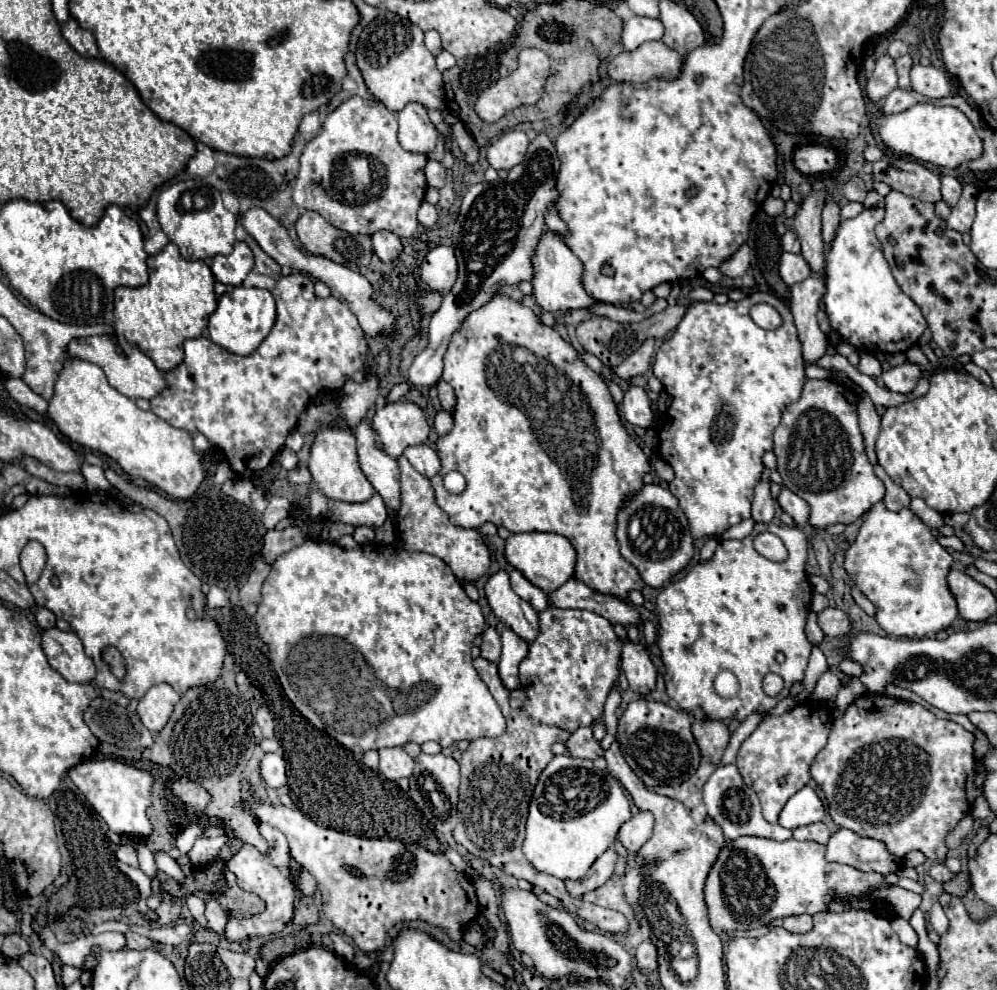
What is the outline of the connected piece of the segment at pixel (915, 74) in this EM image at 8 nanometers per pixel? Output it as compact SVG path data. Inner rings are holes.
M913 65L911 69L911 85L917 93L929 97L929 99L941 99L951 95L951 85L947 75L937 67L923 67Z

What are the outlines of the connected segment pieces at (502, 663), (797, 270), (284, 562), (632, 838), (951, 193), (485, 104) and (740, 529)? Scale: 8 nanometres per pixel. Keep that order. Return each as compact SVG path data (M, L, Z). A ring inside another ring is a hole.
M505 629L501 633L503 651L499 657L499 677L507 689L519 689L519 677L517 677L517 665L525 659L527 653L527 641L517 637L511 629Z
M783 253L781 261L779 261L779 275L791 287L791 285L807 279L811 275L811 269L799 253Z
M309 539L301 547L291 549L289 553L281 555L273 565L271 573L263 583L261 601L255 613L255 625L259 639L267 645L267 657L281 681L281 687L293 707L317 729L329 733L341 745L345 745L353 753L365 753L369 749L385 749L385 747L401 747L409 741L423 745L427 741L437 741L441 747L451 747L453 743L479 737L497 737L505 731L505 717L501 715L499 705L489 695L487 685L477 677L477 671L471 665L471 647L473 639L487 629L483 611L477 601L471 601L461 583L455 579L449 565L445 565L439 557L429 553L415 553L415 551L397 551L383 543L361 545L357 549L343 549L335 543Z
M637 811L625 825L621 825L617 839L629 853L635 853L651 837L651 833L653 833L653 815Z
M941 177L941 195L943 195L943 201L949 205L949 207L955 207L959 197L961 197L961 183L955 179L955 177Z
M527 49L525 51L525 65L521 65L519 71L515 71L513 77L501 79L497 85L491 85L485 93L481 93L481 97L477 99L477 105L475 105L477 115L485 123L495 123L509 109L515 109L519 105L533 105L533 103L537 103L537 99L543 93L545 77L549 77L549 57L541 49Z
M745 519L745 521L741 521L741 523L735 525L733 529L729 529L729 531L723 535L723 539L743 539L751 533L753 527L755 527L755 521L753 521L753 519Z

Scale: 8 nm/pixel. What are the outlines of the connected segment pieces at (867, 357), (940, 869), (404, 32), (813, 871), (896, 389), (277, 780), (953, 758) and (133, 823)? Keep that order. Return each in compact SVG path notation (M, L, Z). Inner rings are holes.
M863 353L859 359L859 371L869 377L879 377L881 375L881 361L871 353Z
M933 863L927 873L929 873L929 877L933 877L935 881L949 881L949 879L953 877L953 873L951 873L943 863Z
M399 17L373 19L359 35L355 57L367 91L391 113L401 111L407 103L421 103L425 109L437 111L445 107L441 71L435 67L435 57L423 45L423 31L411 21Z
M739 837L731 841L725 849L721 849L713 869L709 871L705 883L705 903L709 909L709 923L715 933L727 933L735 929L757 929L769 925L775 919L783 919L787 915L809 913L815 915L819 911L827 911L827 903L835 899L847 901L849 897L865 895L871 885L885 885L879 873L863 873L849 865L829 863L825 859L825 849L813 841L769 841L761 837Z
M903 363L899 367L893 367L889 371L883 371L885 387L893 393L911 393L917 385L917 379L921 377L921 369L913 363Z
M265 753L265 757L259 763L259 775L273 789L279 789L281 785L285 785L287 777L285 777L285 759L283 759L283 755Z
M861 695L853 705L849 705L849 709L845 711L845 715L833 723L831 731L829 731L829 743L821 749L821 753L815 757L815 763L811 765L811 777L815 779L815 783L823 789L825 799L827 799L827 807L829 807L829 815L831 819L845 829L851 829L853 833L861 835L861 837L869 837L869 839L877 839L881 843L885 843L887 851L891 855L895 855L897 859L905 857L909 851L917 849L921 851L927 859L933 861L943 861L947 855L947 847L945 847L945 835L949 833L949 829L953 829L953 825L957 825L957 821L961 821L961 817L969 811L969 807L973 805L973 799L981 793L981 789L977 789L973 785L975 779L975 759L973 759L973 733L965 731L961 725L947 721L947 719L939 719L935 717L931 711L927 711L925 707L921 707L919 703L907 703L907 701L897 701L897 699L889 699L887 695L881 697L873 697L873 695Z
M89 759L75 765L69 771L69 777L85 795L85 799L93 805L93 809L103 817L103 821L109 825L113 833L137 837L147 837L151 833L151 823L147 817L147 807L151 805L151 773L139 771L117 759Z

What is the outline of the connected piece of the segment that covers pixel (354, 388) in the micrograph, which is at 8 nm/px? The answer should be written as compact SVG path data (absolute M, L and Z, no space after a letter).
M367 377L363 383L355 381L345 381L343 387L343 397L339 401L339 411L343 415L343 421L347 427L355 427L365 411L375 403L379 395L379 379L377 377Z

